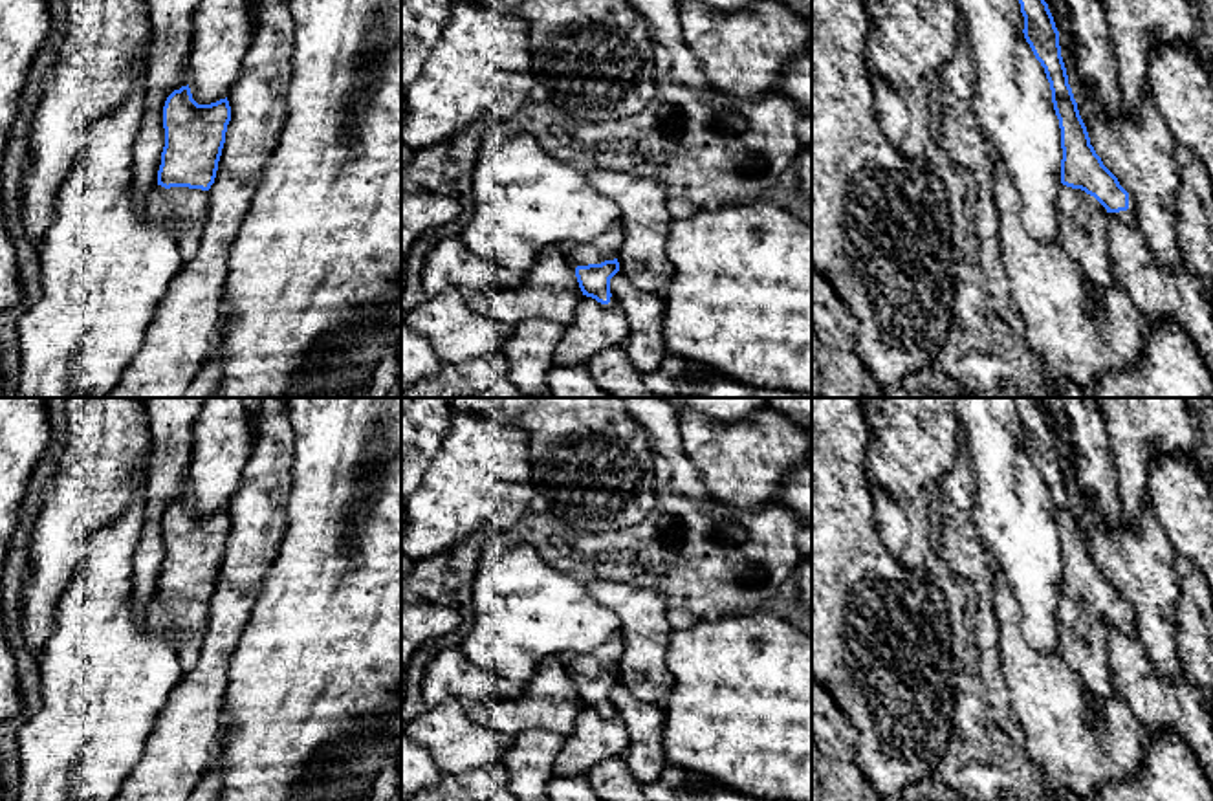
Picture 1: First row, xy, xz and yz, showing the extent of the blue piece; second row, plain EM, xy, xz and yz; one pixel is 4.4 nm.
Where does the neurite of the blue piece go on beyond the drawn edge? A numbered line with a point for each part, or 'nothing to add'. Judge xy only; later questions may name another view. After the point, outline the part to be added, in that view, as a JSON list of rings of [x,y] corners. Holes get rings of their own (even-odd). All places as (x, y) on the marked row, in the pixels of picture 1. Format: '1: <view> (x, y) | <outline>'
1: xy (185, 209) | [[[156,185],[145,203],[145,214],[172,225],[183,262],[191,260],[205,227],[209,191]]]

